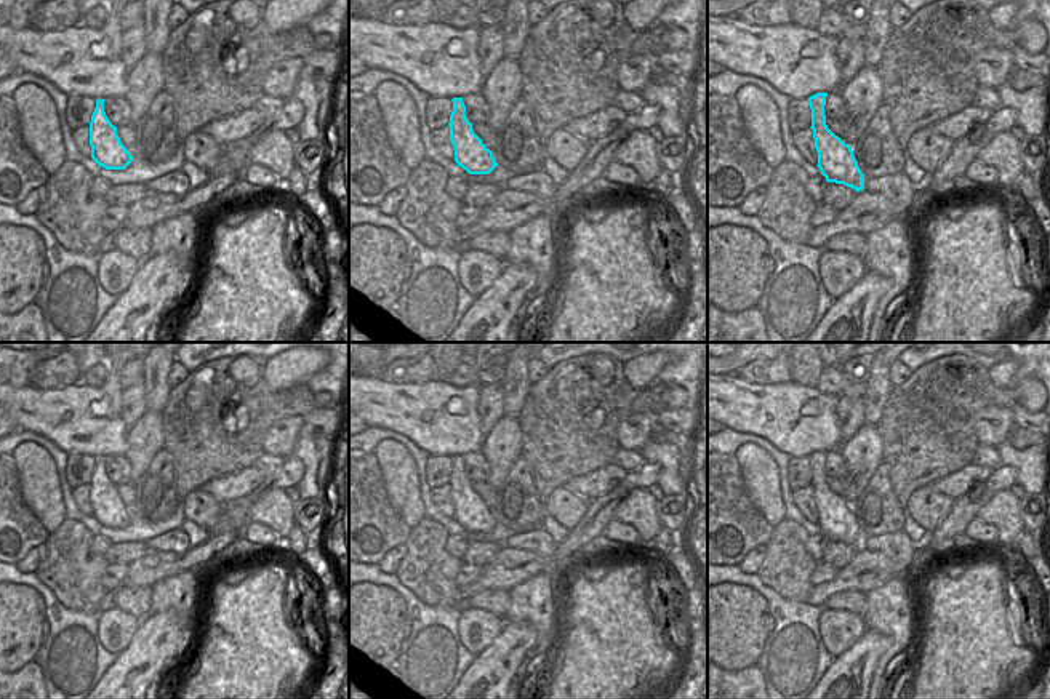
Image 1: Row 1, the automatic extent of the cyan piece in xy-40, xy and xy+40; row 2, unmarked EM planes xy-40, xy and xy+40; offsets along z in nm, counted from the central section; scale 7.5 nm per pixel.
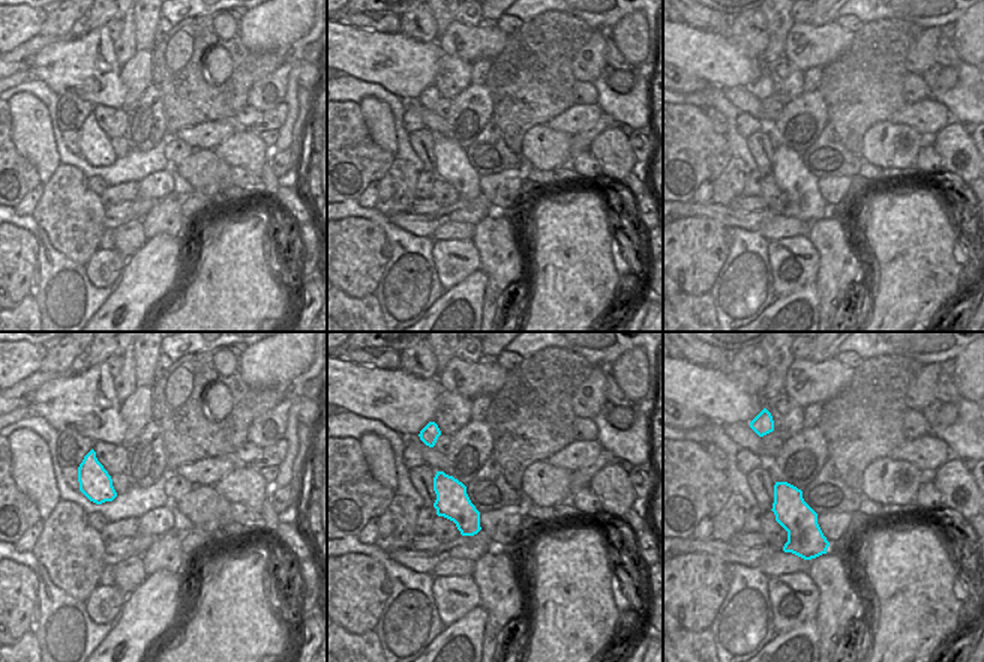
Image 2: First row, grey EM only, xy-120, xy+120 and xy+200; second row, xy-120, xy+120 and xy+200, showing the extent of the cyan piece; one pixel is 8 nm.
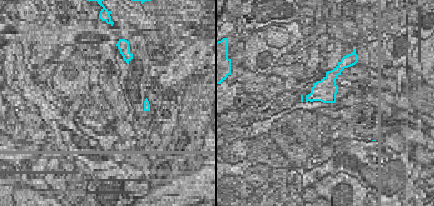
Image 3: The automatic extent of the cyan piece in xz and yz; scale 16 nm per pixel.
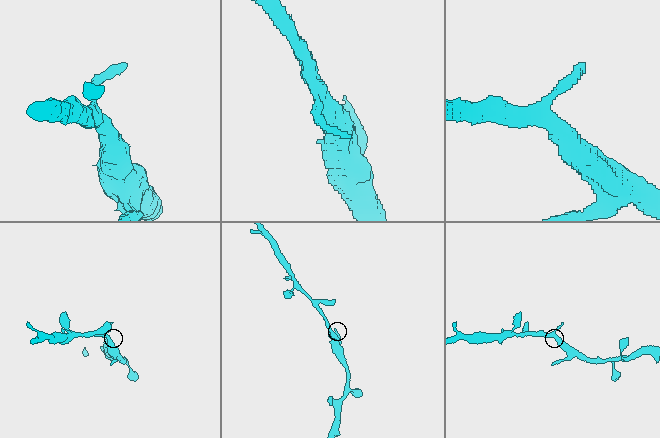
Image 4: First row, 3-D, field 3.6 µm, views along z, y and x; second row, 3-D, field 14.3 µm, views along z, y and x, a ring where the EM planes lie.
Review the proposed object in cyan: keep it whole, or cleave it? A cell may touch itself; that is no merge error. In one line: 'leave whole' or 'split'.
leave whole

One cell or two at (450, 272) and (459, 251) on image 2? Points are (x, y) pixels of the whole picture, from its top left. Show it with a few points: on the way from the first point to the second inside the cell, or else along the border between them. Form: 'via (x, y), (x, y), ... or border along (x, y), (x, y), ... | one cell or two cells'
via (452, 266), (453, 252) | one cell

